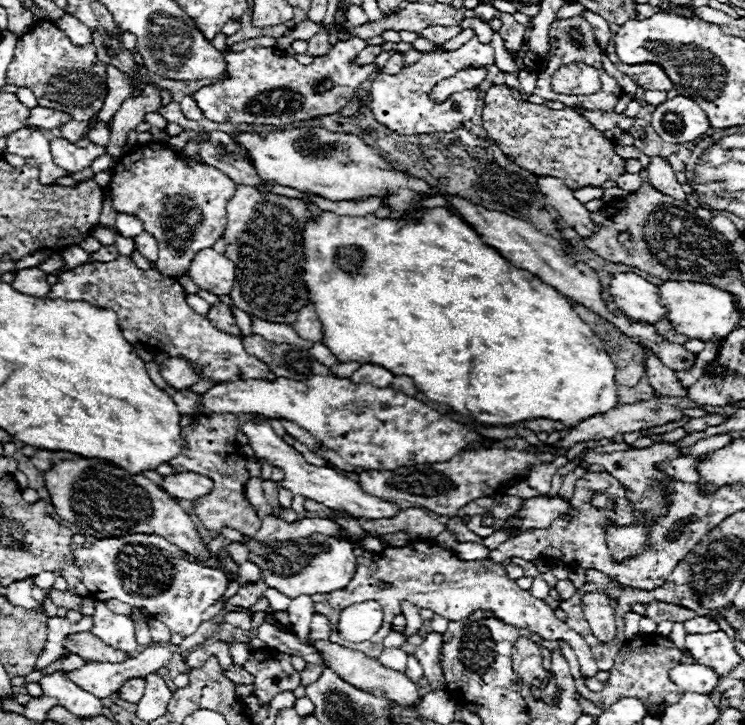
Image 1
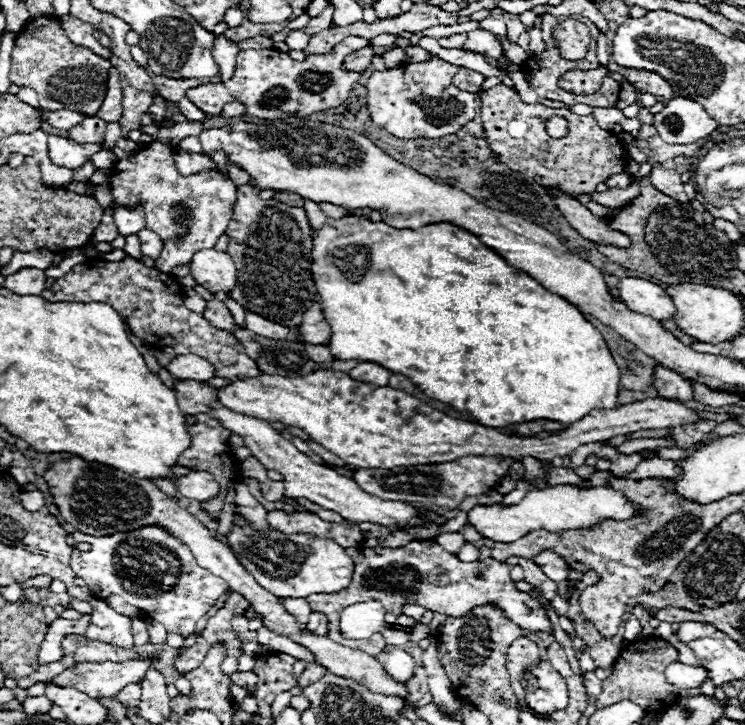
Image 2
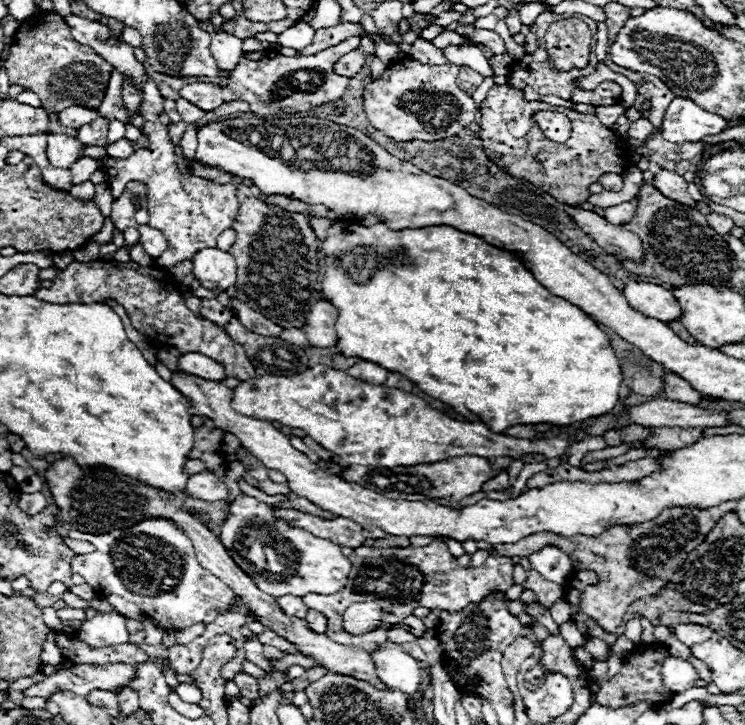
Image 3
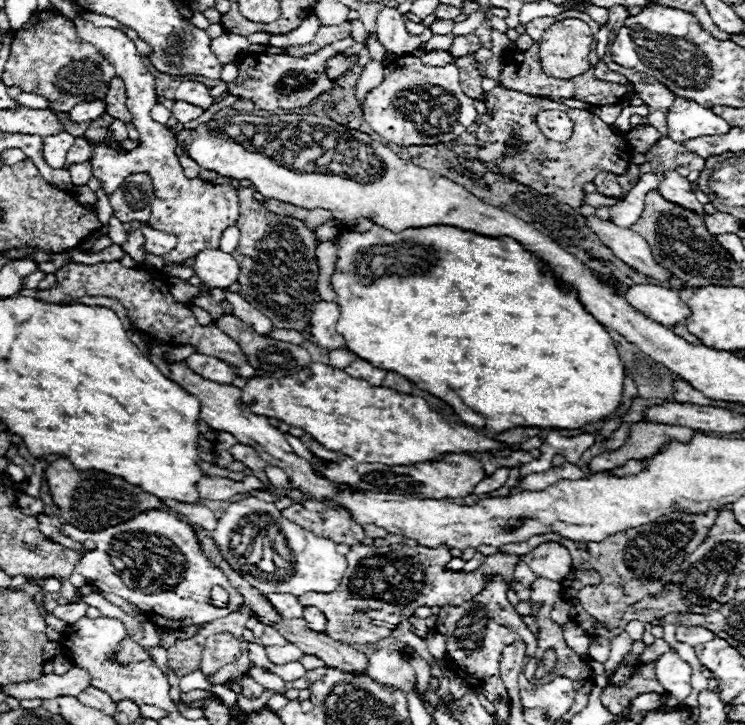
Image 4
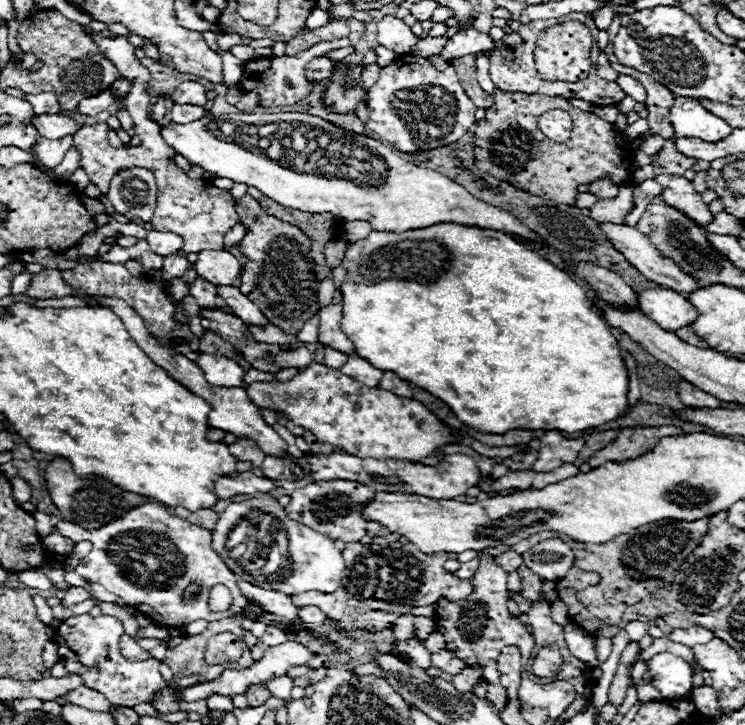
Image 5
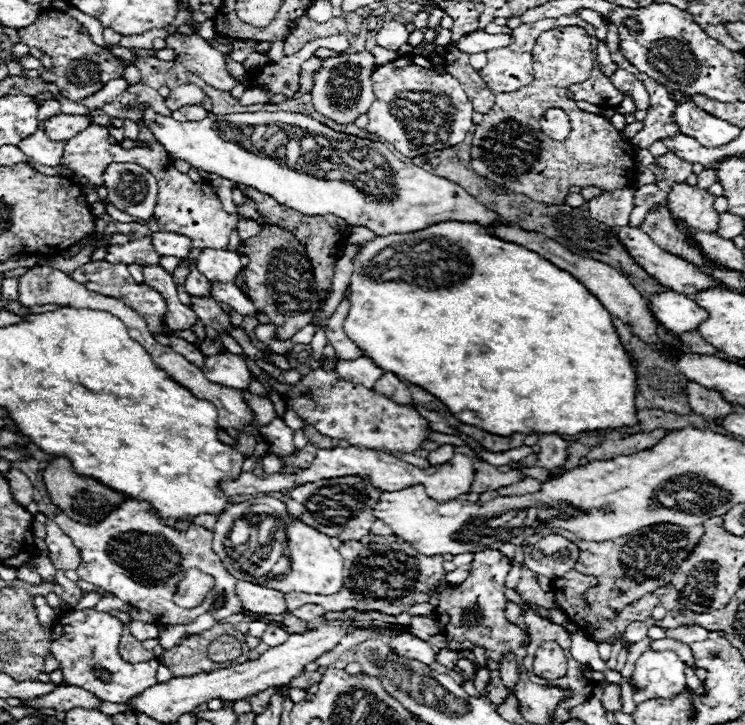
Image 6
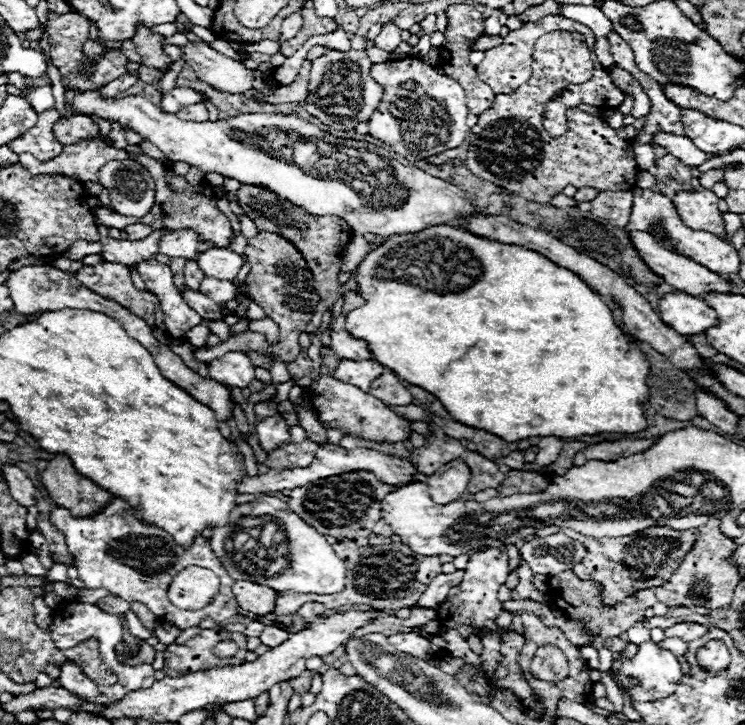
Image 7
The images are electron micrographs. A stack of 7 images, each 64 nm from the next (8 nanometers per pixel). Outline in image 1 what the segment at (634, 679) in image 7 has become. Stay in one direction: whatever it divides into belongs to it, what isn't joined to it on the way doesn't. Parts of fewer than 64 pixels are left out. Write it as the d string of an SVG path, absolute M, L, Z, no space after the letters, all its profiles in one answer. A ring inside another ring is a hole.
M678 664L670 670L670 680L674 680L684 692L698 694L712 694L720 684L718 674L702 664Z

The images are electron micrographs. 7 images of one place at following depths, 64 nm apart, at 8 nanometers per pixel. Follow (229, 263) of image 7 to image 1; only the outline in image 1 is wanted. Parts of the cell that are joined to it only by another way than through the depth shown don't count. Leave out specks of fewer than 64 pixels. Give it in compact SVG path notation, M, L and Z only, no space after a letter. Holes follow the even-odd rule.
M206 248L194 256L188 276L200 290L212 292L216 296L226 296L232 290L232 284L236 278L234 272L236 272L234 264L224 254L218 254L212 248Z

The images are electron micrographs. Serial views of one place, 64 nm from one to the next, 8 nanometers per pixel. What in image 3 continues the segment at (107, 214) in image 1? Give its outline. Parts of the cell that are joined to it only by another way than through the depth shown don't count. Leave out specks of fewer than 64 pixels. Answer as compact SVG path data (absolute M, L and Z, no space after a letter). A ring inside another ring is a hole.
M104 218L104 226L102 230L98 230L94 234L94 238L90 238L92 242L98 242L98 244L106 244L112 240L112 232L114 232L114 222L110 218Z

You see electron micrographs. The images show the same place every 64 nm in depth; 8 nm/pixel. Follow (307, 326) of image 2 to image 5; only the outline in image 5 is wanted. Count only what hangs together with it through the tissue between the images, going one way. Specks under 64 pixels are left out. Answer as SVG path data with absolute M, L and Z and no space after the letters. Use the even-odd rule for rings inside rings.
M328 304L322 306L320 312L320 324L318 324L318 342L322 346L330 346L334 350L354 354L352 342L346 338L346 334L340 330L340 318L342 318L342 306L340 304Z

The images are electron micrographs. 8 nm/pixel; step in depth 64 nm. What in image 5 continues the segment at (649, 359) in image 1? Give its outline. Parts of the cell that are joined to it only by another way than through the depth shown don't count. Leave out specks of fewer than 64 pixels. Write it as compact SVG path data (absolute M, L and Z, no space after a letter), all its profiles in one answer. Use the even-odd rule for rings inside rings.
M682 380L678 384L678 396L684 402L684 406L706 406L706 408L712 408L712 410L720 408L720 400L718 398L714 398L714 396L702 392L702 390L698 390L696 386L692 386L686 380Z

